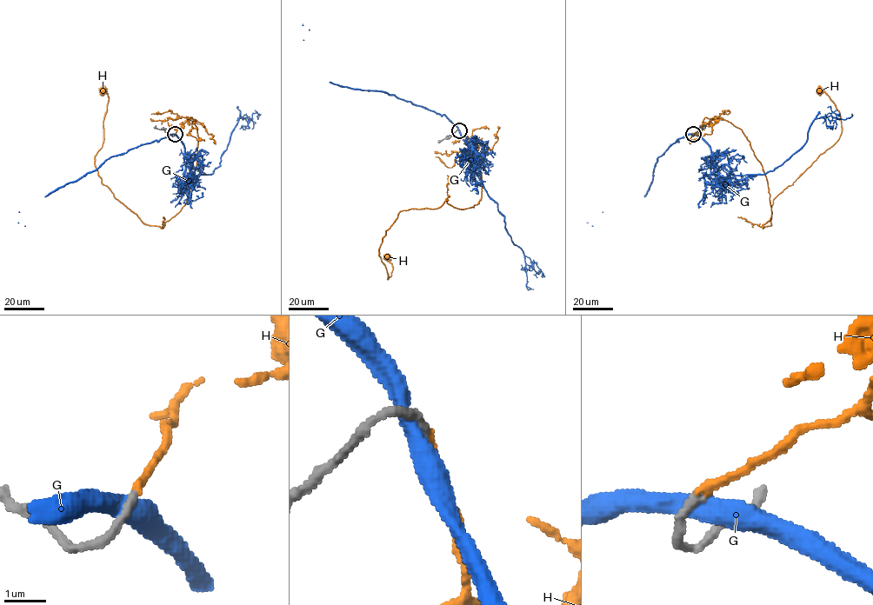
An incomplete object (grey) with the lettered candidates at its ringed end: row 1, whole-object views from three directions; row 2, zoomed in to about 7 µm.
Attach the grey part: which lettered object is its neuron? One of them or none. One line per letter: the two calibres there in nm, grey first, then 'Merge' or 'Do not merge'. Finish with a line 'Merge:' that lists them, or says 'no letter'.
G: Thickness 240 nm (grey) against 420 nm. Do not merge
H: Thickness 200 nm (grey) against 190 nm. Merge
Merge: H

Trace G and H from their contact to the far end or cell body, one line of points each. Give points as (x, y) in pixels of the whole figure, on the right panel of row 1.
G: (692, 135), (710, 149), (716, 175), (765, 174), (803, 145), (815, 119), (831, 116), (846, 119), (851, 114)
H: (693, 133), (719, 117), (739, 128), (768, 185), (763, 228), (773, 200), (842, 132), (819, 90)

